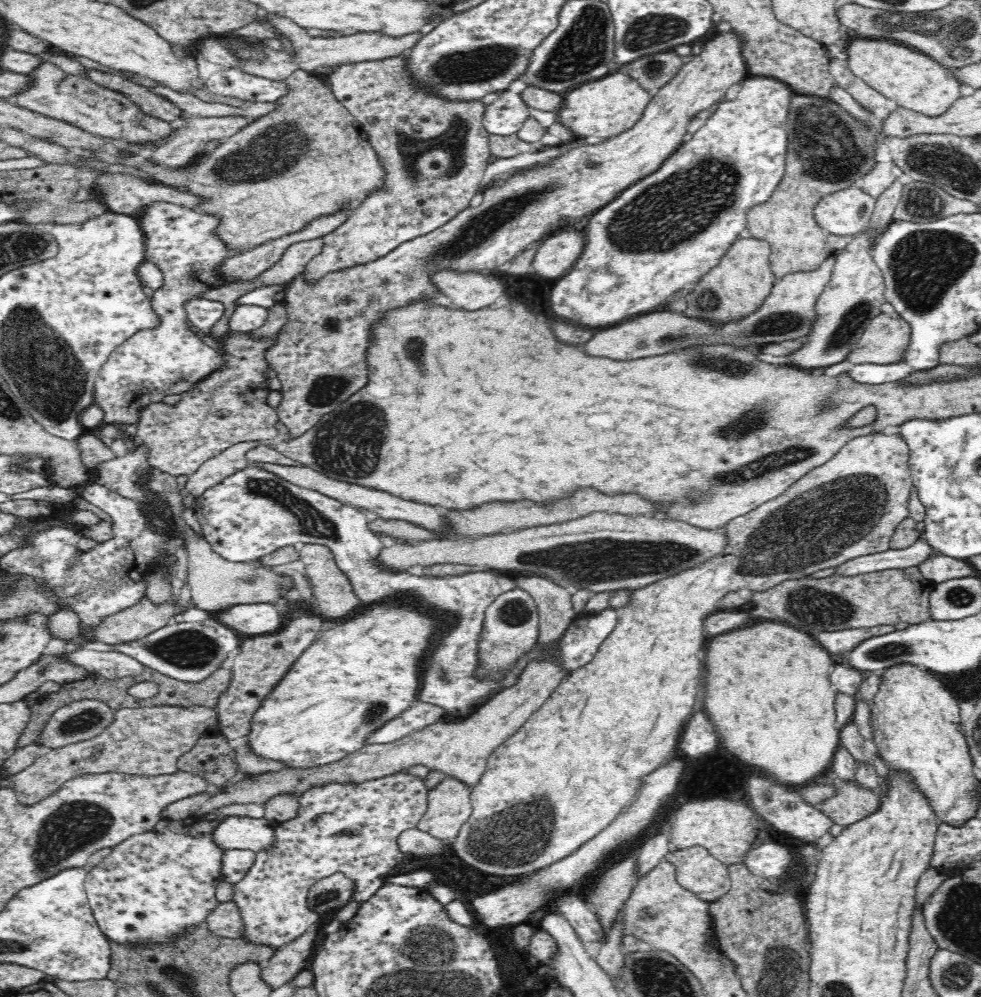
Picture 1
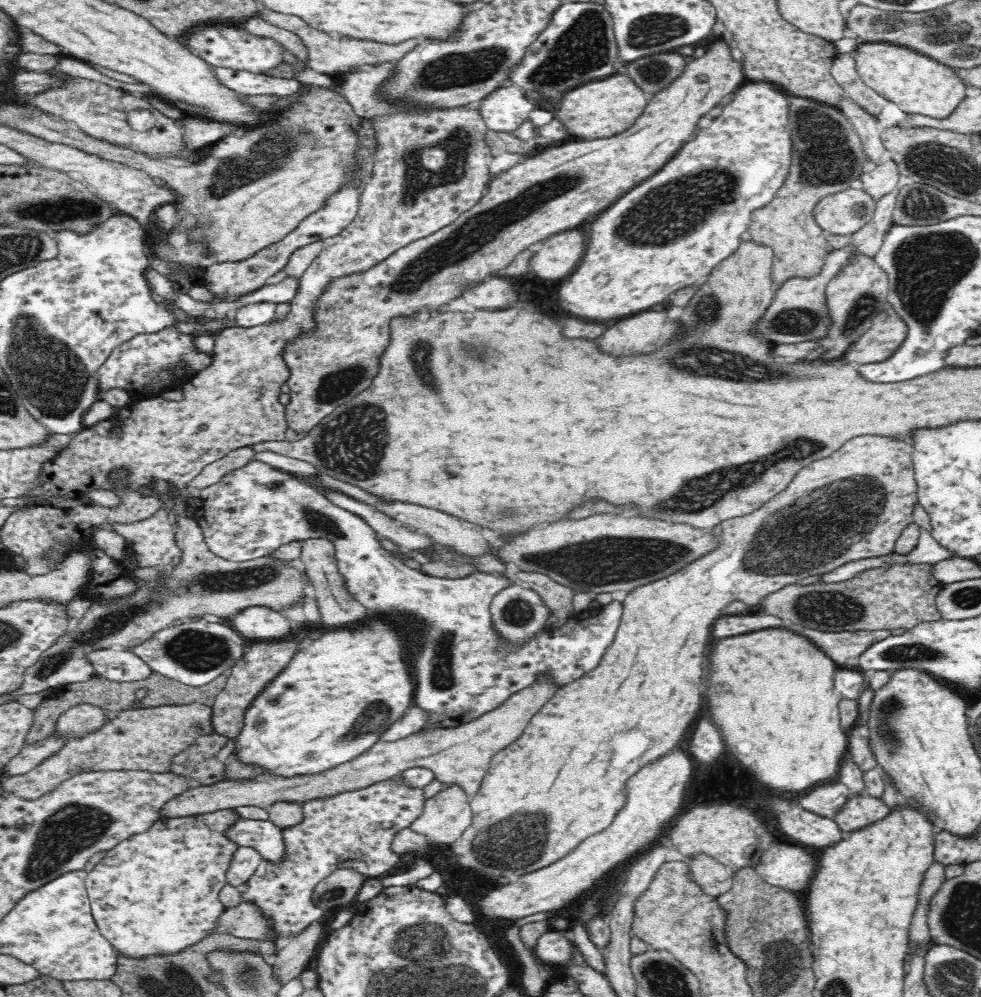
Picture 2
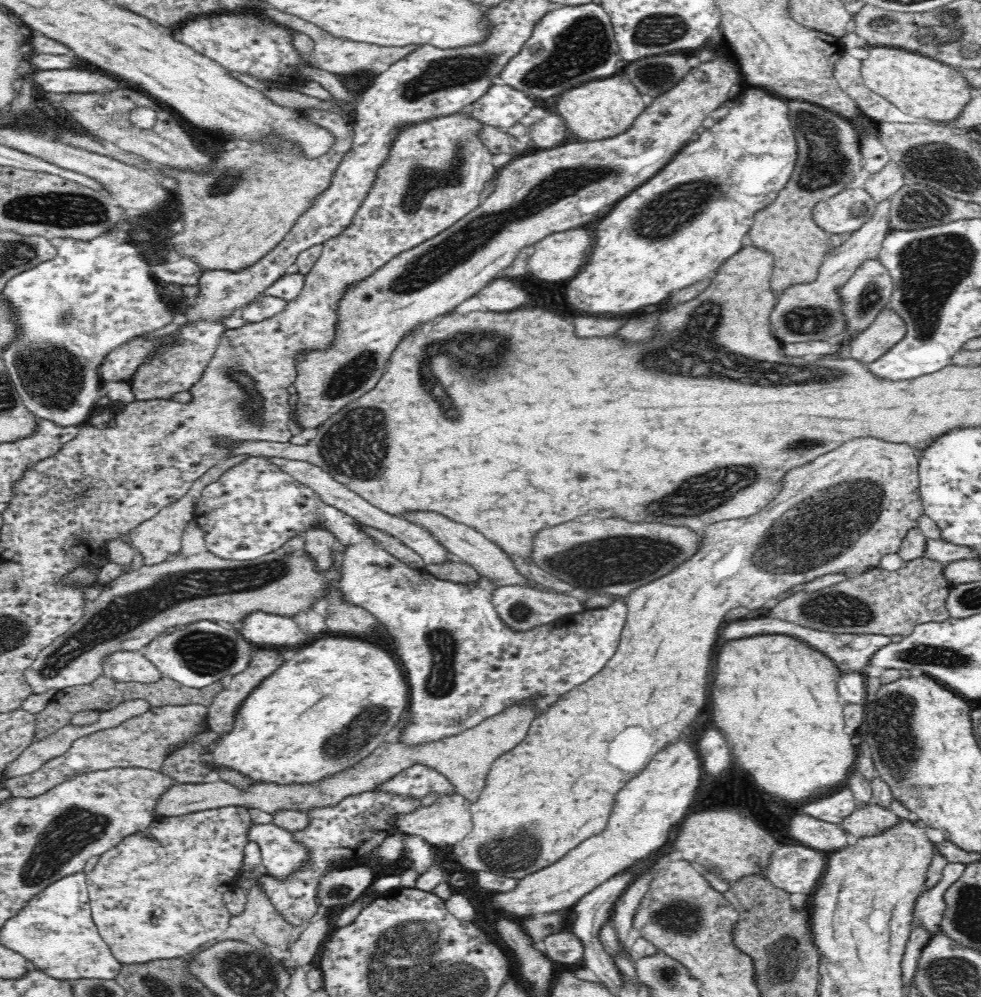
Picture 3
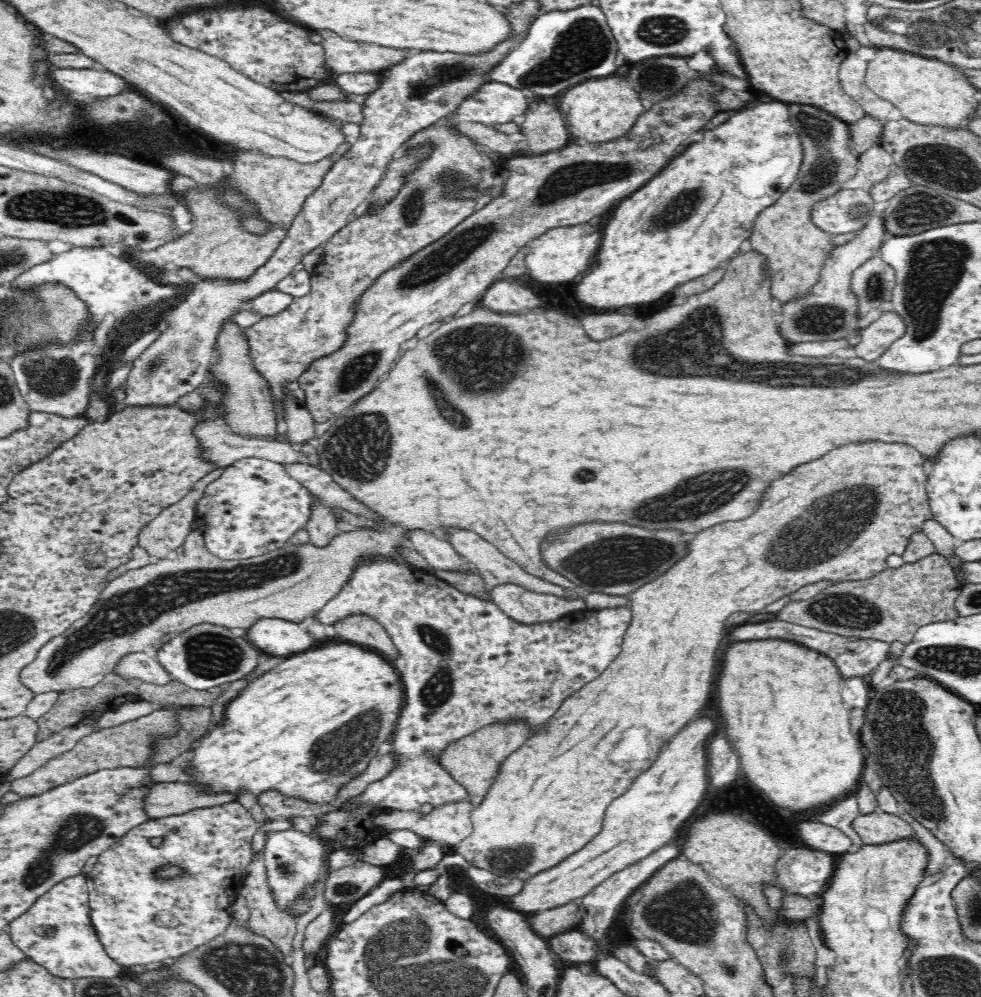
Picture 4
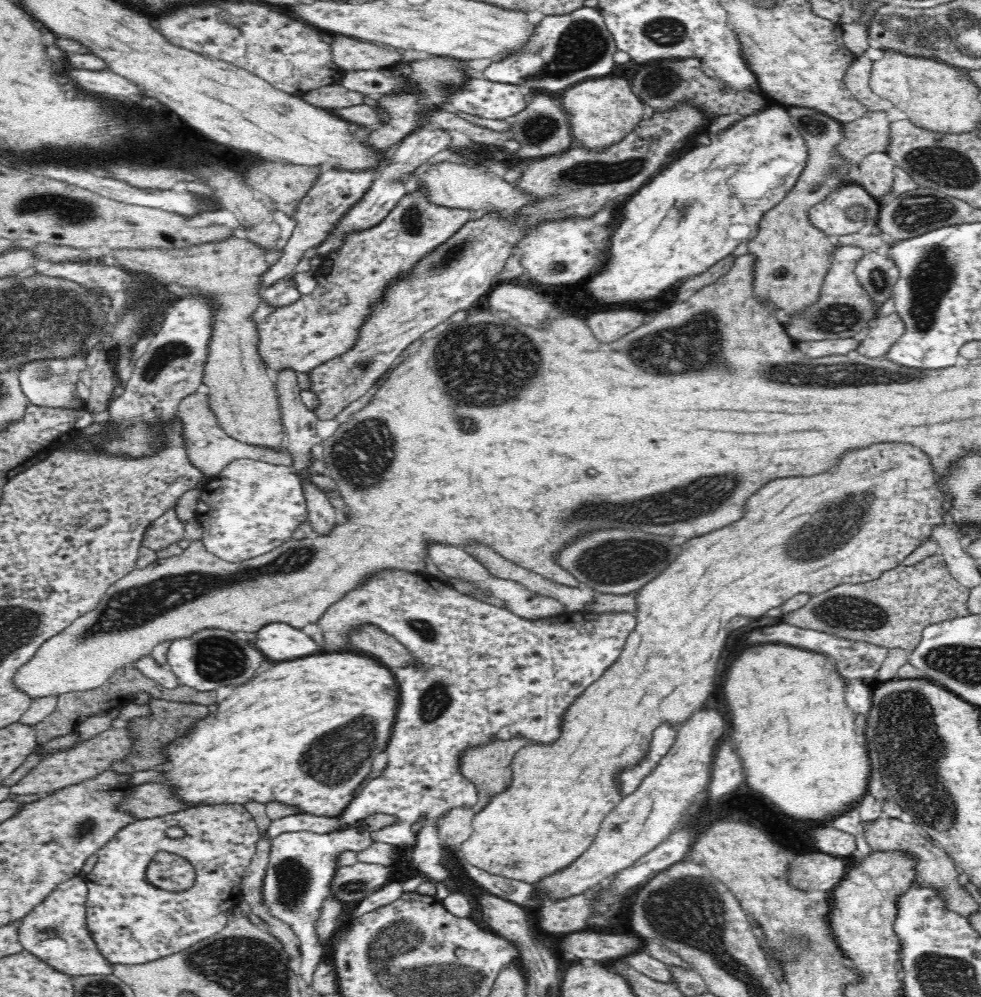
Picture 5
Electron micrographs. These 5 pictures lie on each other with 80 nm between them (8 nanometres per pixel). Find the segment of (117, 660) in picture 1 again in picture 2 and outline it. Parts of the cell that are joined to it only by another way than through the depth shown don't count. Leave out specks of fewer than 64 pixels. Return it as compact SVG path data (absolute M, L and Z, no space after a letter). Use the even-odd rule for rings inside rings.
M130 649L97 650L89 654L89 661L95 668L96 676L106 677L114 682L136 682L154 673L150 666Z

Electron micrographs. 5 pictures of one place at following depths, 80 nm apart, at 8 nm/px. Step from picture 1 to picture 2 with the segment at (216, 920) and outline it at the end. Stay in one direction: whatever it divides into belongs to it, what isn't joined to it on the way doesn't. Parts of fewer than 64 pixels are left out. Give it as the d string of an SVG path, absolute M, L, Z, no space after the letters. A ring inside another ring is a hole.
M243 900L238 906L227 909L219 926L228 928L228 932L238 938L272 941L275 944L282 937L275 932L271 917L265 916L263 910L251 900Z

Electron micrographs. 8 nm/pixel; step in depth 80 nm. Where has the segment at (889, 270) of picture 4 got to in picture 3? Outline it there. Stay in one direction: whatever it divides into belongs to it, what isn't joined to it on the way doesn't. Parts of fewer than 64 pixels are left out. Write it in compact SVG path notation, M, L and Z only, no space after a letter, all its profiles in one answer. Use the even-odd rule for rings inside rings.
M864 261L854 274L845 282L839 290L839 296L843 298L843 313L847 318L847 340L858 332L867 329L876 315L891 302L893 280L887 268L879 261Z

